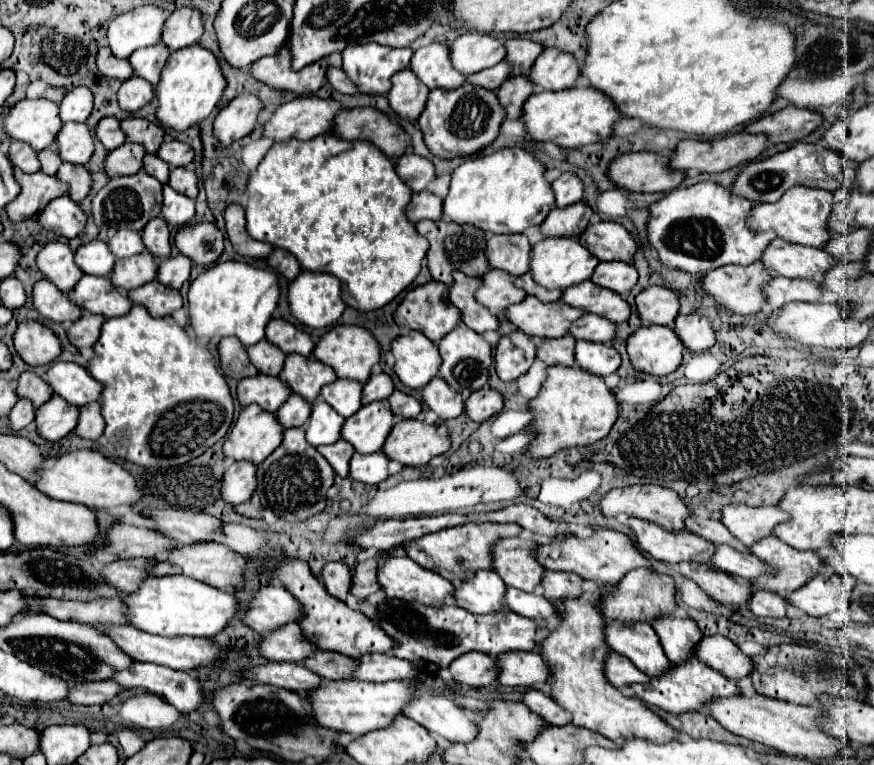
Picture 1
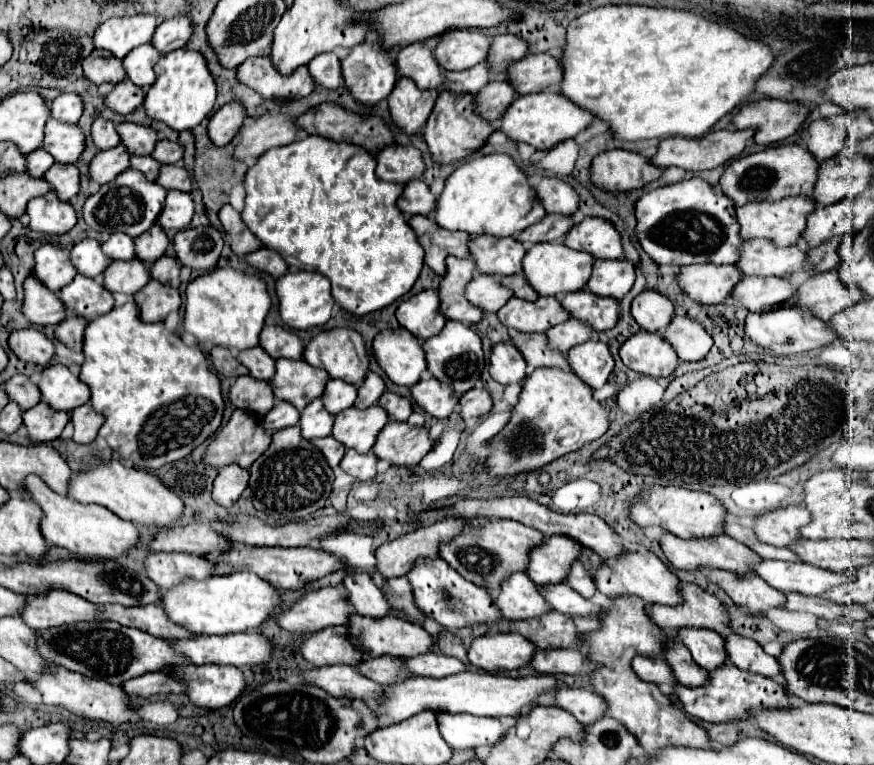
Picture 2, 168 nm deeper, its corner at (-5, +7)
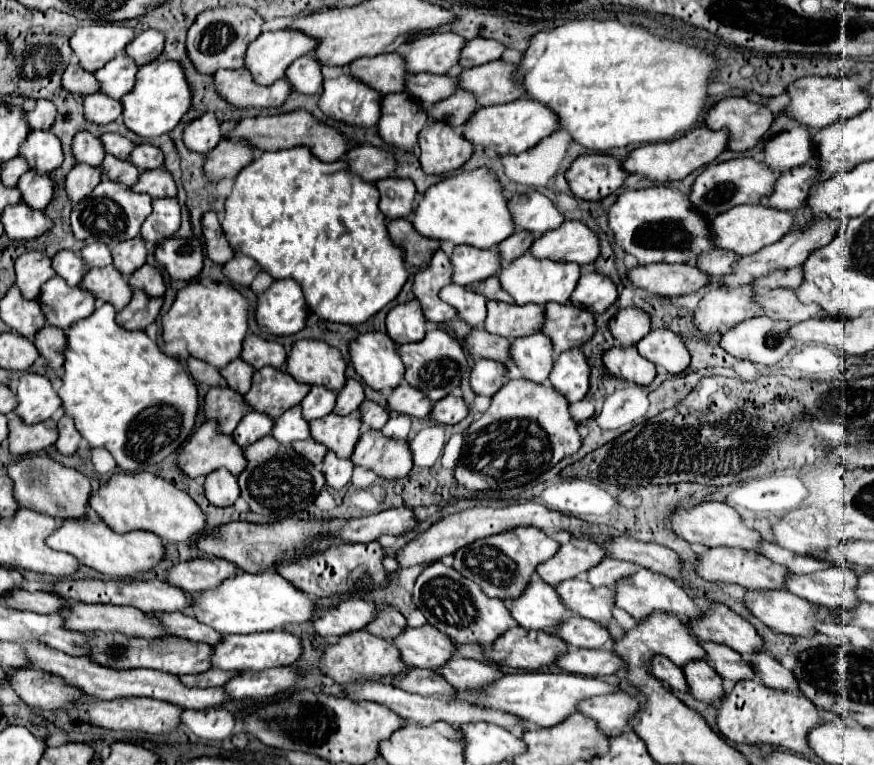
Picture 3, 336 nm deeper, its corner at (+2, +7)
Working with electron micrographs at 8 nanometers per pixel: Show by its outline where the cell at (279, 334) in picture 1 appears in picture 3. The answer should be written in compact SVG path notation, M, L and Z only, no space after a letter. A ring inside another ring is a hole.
M248 334L244 338L240 358L244 362L248 362L254 370L260 370L264 366L272 366L276 370L282 370L286 364L286 350L276 342L264 340L256 334Z

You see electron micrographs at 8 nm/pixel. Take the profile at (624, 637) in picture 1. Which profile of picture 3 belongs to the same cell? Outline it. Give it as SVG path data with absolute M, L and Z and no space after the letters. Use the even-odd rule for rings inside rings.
M706 660L690 662L682 670L686 674L690 694L696 700L702 700L706 704L718 704L724 698L726 690L724 690L722 678Z

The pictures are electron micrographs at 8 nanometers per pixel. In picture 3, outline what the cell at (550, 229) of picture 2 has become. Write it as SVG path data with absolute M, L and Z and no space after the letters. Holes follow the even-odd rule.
M514 232L512 236L508 236L506 240L502 240L498 244L498 252L500 252L500 260L502 264L510 264L512 260L520 258L522 254L526 254L530 250L534 242L534 236L530 232Z

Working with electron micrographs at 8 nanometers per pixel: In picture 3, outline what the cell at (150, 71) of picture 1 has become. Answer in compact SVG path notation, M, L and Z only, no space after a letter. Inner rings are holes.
M122 54L110 60L106 68L100 68L98 72L94 72L94 76L102 92L106 92L114 100L120 100L134 86L136 72L138 72L138 66L134 66L132 60L126 54Z

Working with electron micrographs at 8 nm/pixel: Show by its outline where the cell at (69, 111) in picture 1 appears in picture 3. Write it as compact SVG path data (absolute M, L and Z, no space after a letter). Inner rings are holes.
M38 100L34 110L24 112L24 120L32 130L48 130L56 118L56 108L48 100Z

